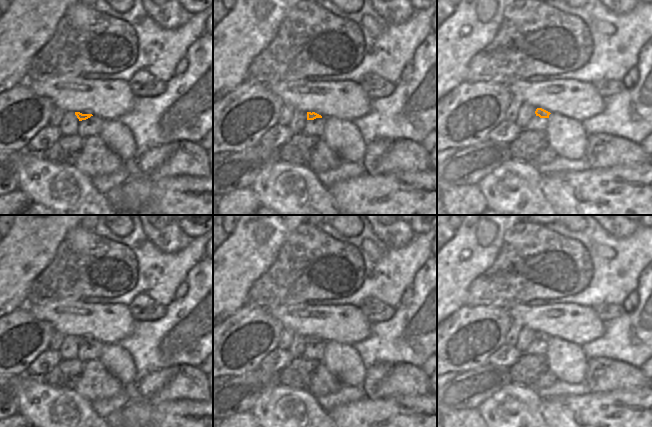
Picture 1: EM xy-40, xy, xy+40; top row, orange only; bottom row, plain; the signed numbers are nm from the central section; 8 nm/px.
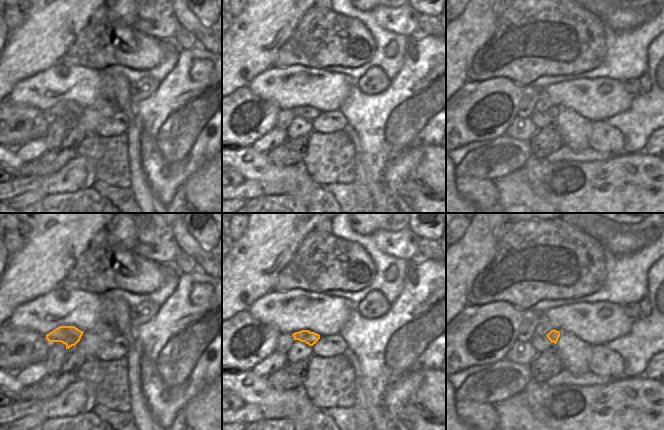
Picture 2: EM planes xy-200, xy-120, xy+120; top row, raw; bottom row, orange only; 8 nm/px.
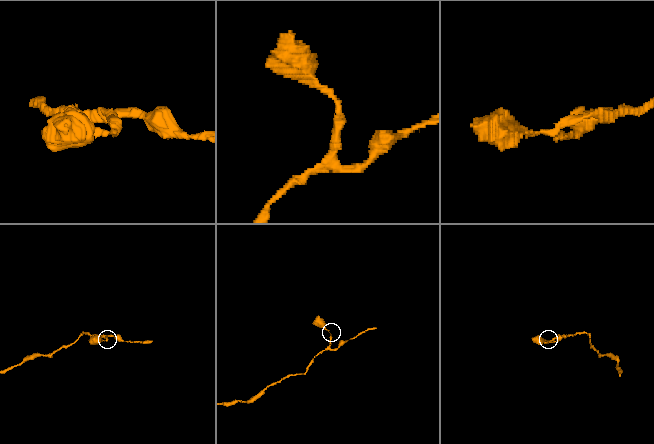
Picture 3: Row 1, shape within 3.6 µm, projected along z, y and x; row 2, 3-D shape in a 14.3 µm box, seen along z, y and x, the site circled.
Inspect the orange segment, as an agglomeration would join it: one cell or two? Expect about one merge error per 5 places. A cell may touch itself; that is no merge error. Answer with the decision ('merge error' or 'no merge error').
no merge error

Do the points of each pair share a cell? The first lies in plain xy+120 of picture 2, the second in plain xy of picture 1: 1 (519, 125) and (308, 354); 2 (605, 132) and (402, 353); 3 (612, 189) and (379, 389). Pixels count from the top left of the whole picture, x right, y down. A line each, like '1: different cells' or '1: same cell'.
1: different cells
2: different cells
3: different cells

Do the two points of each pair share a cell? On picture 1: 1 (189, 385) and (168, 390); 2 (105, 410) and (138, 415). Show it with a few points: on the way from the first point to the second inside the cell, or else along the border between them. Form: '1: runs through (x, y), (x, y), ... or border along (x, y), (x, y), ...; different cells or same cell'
1: runs through (184, 385), (173, 385); same cell
2: border along (129, 402), (120, 409); different cells

